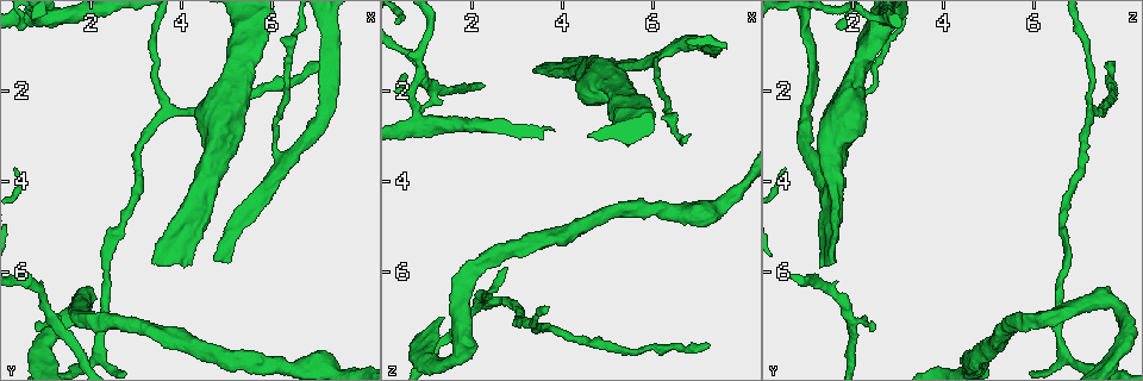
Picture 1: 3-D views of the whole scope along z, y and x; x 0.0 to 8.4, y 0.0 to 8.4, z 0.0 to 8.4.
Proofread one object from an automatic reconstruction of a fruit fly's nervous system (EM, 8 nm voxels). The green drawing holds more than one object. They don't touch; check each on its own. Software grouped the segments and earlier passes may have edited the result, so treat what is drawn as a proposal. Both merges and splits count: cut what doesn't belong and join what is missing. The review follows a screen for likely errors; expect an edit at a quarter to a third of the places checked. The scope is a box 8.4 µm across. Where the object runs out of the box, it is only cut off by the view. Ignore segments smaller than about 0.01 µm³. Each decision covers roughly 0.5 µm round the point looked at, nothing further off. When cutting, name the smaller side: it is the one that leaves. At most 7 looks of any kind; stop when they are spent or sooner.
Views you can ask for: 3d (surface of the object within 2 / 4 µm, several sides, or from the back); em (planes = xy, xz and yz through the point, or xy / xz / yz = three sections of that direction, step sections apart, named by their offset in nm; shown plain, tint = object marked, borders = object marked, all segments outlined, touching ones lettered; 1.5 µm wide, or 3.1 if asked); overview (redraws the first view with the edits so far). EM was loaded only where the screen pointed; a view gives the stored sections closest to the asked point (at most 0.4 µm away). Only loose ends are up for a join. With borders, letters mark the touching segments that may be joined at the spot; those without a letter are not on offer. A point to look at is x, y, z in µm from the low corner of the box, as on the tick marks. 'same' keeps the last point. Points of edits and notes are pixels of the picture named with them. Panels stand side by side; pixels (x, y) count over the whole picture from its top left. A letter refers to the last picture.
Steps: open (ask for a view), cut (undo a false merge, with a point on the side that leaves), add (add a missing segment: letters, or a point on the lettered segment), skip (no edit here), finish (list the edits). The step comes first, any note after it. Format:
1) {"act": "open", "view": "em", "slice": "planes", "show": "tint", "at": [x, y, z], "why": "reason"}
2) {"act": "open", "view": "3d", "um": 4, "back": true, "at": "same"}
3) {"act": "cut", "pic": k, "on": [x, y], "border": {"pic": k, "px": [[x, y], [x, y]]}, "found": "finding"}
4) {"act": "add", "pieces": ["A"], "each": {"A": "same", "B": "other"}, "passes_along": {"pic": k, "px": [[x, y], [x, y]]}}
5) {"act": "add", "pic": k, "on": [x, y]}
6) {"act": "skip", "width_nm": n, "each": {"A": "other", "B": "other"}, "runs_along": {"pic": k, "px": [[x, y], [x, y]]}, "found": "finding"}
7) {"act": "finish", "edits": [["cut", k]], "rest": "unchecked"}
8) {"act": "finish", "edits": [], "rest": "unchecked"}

{"act": "open", "view": "em", "slice": "planes", "show": "tint", "at": [7.20, 1.45, 7.65], "why": "branch stops here"}

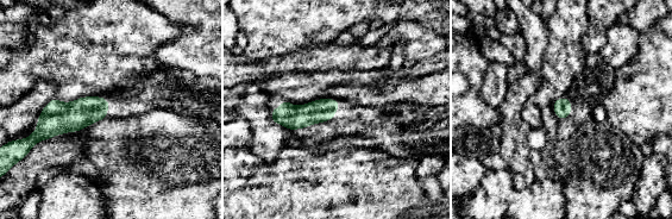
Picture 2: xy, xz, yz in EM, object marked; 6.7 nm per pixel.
{"act": "open", "view": "em", "slice": "planes", "show": "borders", "at": "same", "why": "what lies round it"}

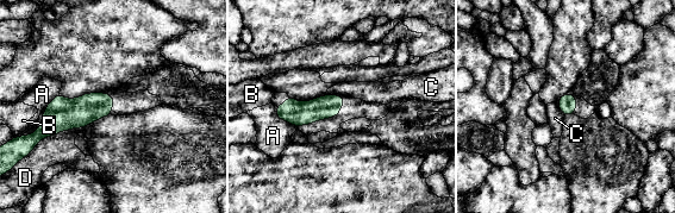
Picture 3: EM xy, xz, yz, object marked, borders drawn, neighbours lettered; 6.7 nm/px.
{"act": "skip", "width_nm": 120, "each": {"A": "other", "B": "other", "C": "other", "D": "other"}, "border": {"pic": 3, "px": [[556, 101], [564, 116]]}, "found": "no lettered segment goes on from it"}

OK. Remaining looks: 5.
{"act": "open", "view": "3d", "um": 4, "at": [3.65, 2.40, 7.25], "why": "three-way junction"}

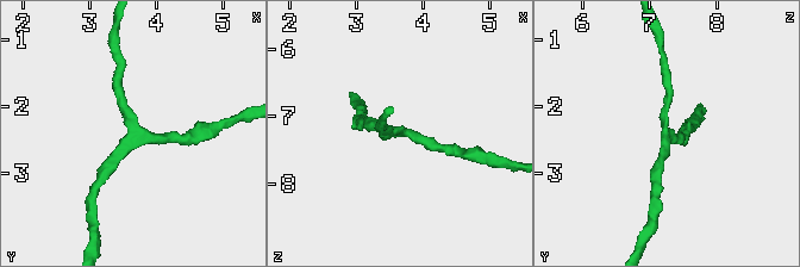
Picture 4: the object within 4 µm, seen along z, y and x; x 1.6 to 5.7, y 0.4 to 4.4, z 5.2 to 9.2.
{"act": "open", "view": "em", "slice": "planes", "show": "tint", "at": [3.65, 2.40, 7.25], "arms": 3, "why": "shape alone is not enough"}

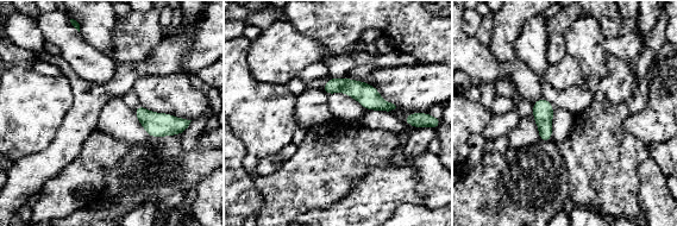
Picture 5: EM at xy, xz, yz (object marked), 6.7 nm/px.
{"act": "open", "view": "em", "slice": "planes", "show": "borders", "at": "same"}

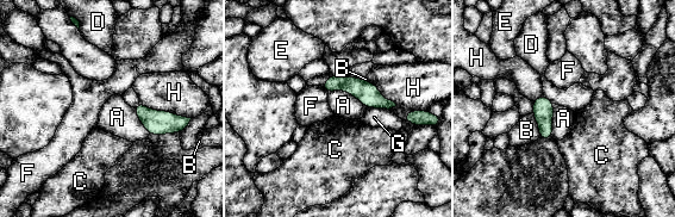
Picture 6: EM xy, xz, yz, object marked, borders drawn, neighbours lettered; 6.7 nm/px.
{"act": "skip", "longest_contact_nm": ["H", 360], "each": {"A": "other", "B": "other", "C": "other", "D": "other", "E": "other", "F": "other", "G": "other", "H": "other"}, "found": "continuous, no second cell"}

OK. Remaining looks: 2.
{"act": "open", "view": "em", "slice": "planes", "show": "borders", "at": [5.05, 5.65, 1.35], "why": "end of a long branch"}

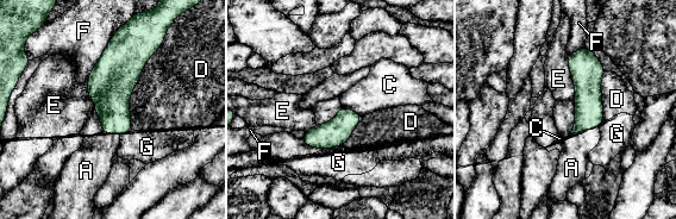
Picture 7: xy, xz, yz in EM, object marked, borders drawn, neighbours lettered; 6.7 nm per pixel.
{"act": "add", "pieces": ["A"], "each": {"A": "same", "C": "other", "D": "other", "E": "other", "F": "other", "G": "other"}, "passes_along": {"pic": 7, "px": [[588, 97], [584, 130], [573, 161]]}, "found": "it goes on there"}

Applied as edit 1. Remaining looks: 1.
{"act": "finish", "edits": [["add", 7]], "rest": "unchecked"}

